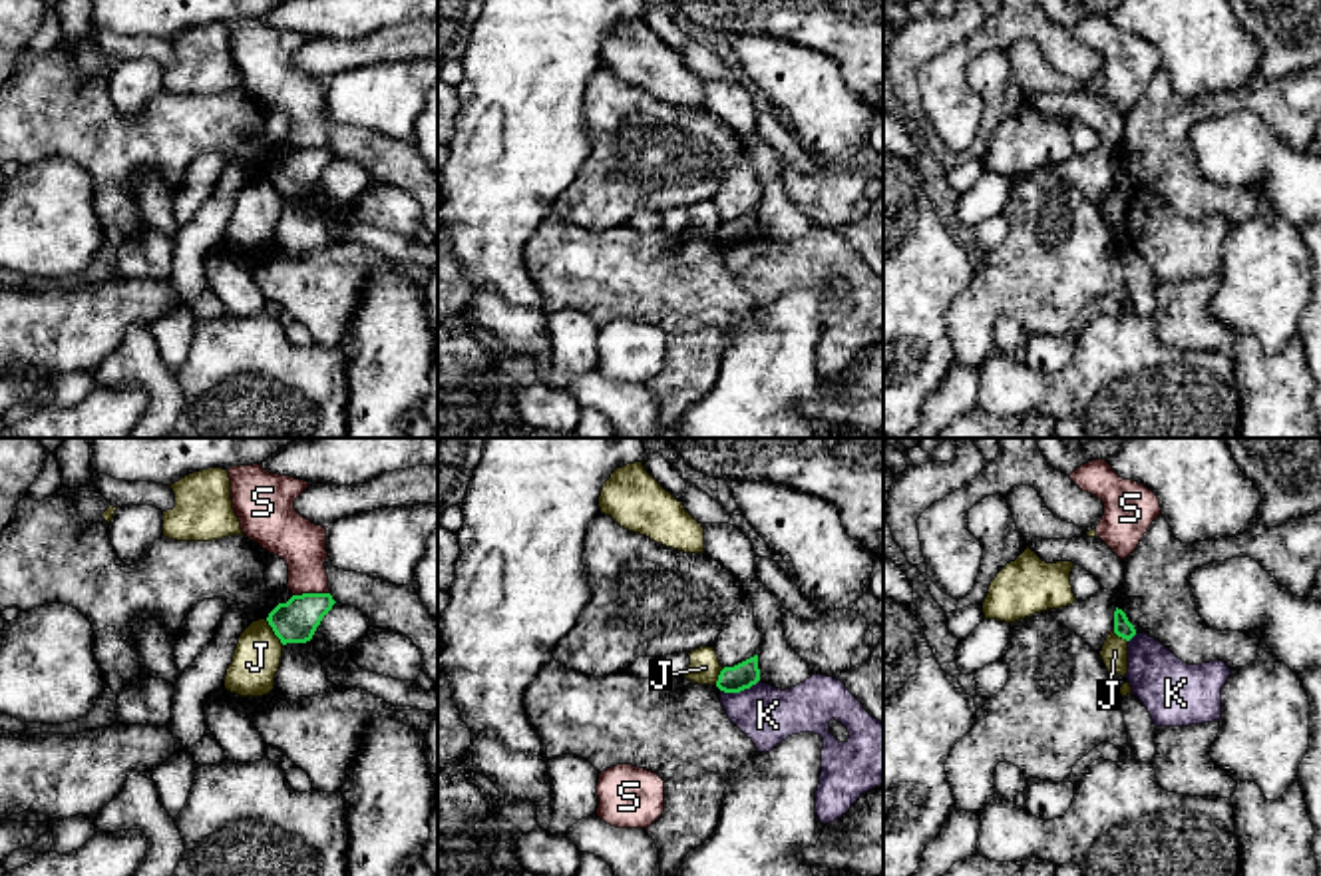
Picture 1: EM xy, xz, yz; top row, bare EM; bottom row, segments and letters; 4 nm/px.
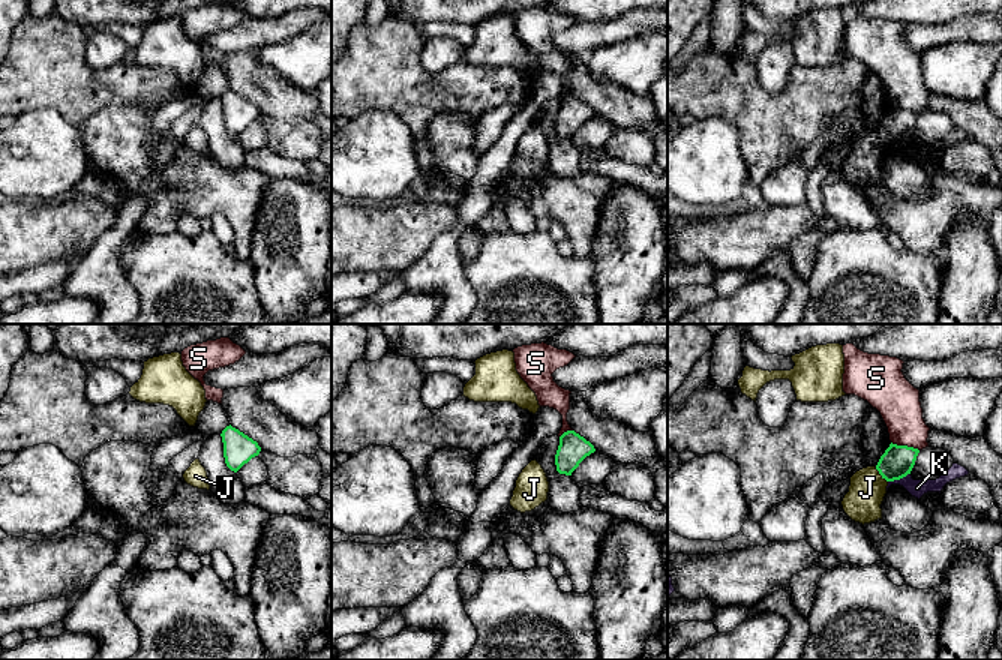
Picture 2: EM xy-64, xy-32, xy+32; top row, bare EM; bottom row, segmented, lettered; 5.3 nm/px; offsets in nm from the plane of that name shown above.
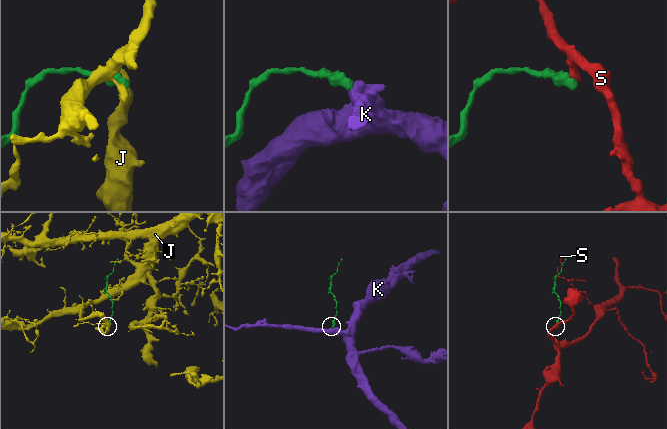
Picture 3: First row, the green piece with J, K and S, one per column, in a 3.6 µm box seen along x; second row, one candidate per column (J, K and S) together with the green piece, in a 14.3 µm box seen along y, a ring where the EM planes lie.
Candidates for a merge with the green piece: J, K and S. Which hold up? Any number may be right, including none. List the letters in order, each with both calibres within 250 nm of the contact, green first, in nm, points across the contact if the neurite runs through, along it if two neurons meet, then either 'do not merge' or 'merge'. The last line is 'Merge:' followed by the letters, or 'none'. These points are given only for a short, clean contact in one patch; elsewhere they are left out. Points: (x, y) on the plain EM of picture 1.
J: calibres 180 and 190 nm; do not merge
K: calibres 110 and 240 nm; border xz (758, 233), (739, 245), (721, 245); do not merge
S: calibres 180 and 190 nm; border xy (329, 146), (293, 150); do not merge
Merge: none

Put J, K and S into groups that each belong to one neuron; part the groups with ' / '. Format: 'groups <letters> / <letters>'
groups J / K / S

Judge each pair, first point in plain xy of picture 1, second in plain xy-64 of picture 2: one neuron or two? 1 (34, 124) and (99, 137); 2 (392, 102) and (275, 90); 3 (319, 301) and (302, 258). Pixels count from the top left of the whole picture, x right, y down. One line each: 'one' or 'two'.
1: two
2: two
3: two

